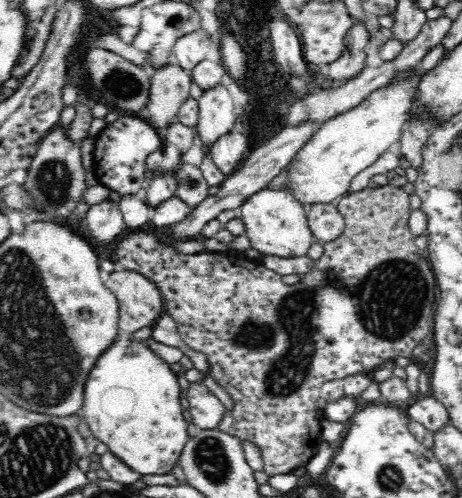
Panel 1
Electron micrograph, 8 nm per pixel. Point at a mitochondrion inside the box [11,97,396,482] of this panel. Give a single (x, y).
(289, 341)

